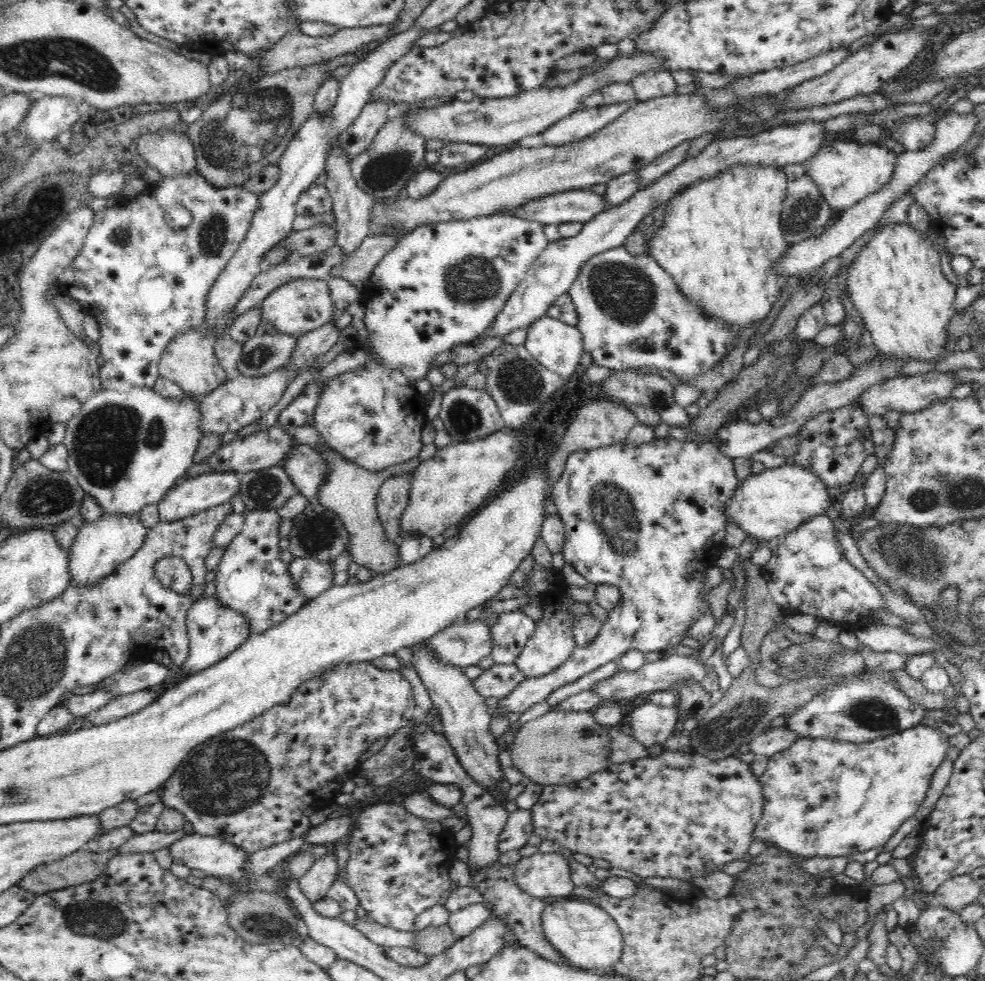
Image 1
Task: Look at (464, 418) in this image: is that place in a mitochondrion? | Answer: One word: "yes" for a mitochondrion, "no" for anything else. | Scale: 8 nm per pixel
yes

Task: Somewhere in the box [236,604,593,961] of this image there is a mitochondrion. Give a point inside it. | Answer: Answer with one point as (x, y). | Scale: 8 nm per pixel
(265, 924)

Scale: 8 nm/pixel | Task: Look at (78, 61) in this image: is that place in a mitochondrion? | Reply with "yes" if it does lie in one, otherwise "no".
yes

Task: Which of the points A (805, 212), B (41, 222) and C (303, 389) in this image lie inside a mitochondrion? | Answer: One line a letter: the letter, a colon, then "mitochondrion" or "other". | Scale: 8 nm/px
A: mitochondrion
B: other
C: other

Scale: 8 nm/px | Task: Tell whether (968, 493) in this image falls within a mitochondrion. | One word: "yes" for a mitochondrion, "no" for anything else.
yes

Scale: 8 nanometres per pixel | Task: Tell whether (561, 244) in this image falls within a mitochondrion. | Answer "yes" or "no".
no

